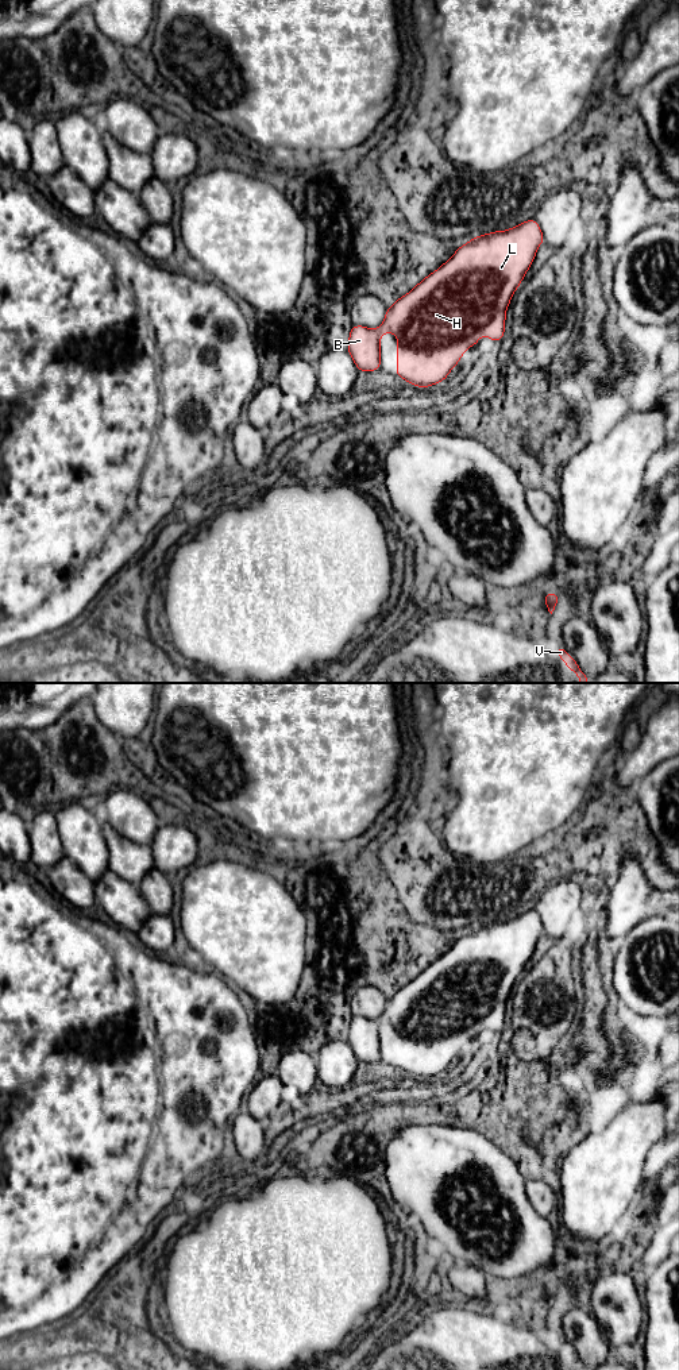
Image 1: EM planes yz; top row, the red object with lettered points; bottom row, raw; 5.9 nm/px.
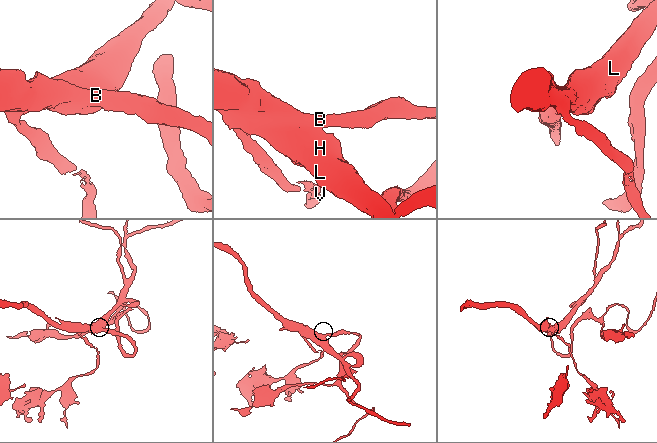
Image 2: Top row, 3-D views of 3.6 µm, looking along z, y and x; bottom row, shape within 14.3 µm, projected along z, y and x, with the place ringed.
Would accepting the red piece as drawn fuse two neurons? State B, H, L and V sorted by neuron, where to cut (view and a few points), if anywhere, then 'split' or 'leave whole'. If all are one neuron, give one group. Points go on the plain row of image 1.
B H L V | no cut | leave whole

